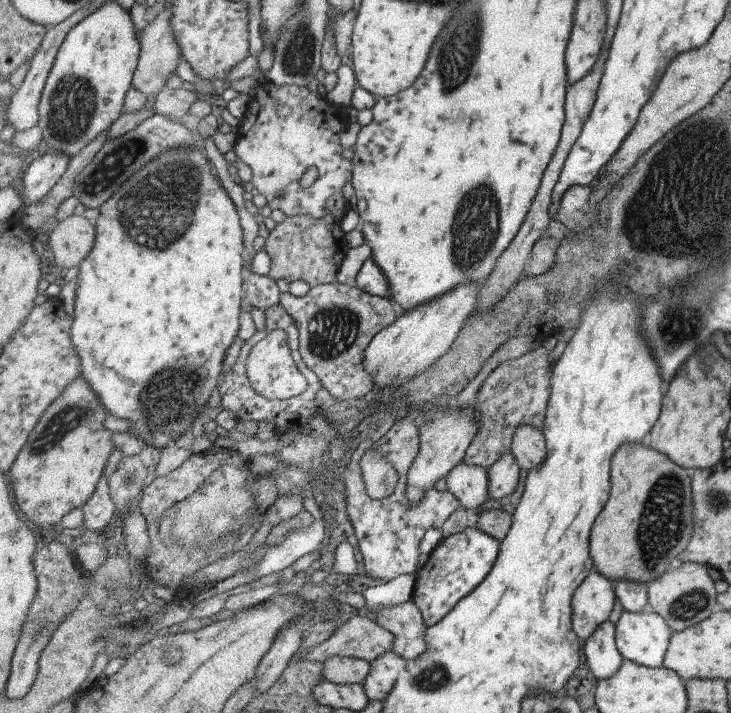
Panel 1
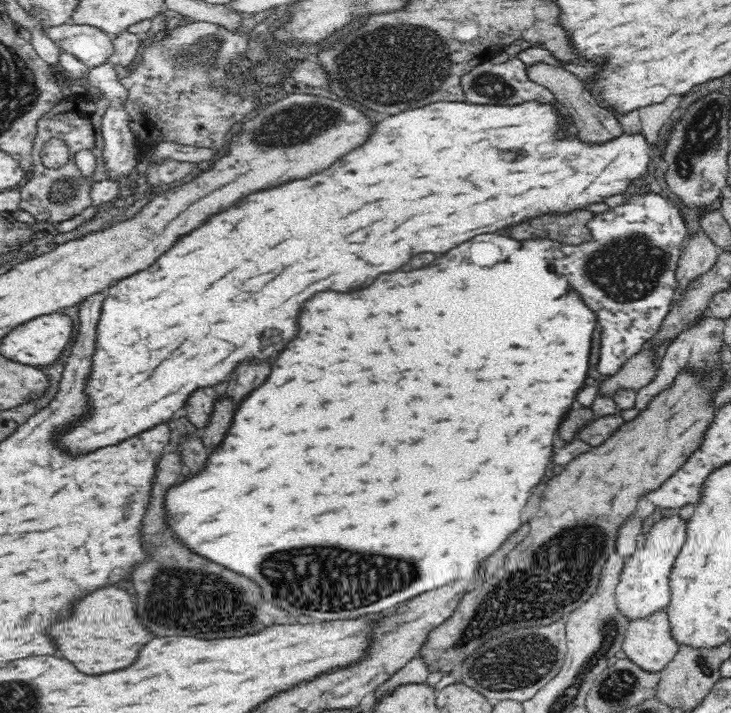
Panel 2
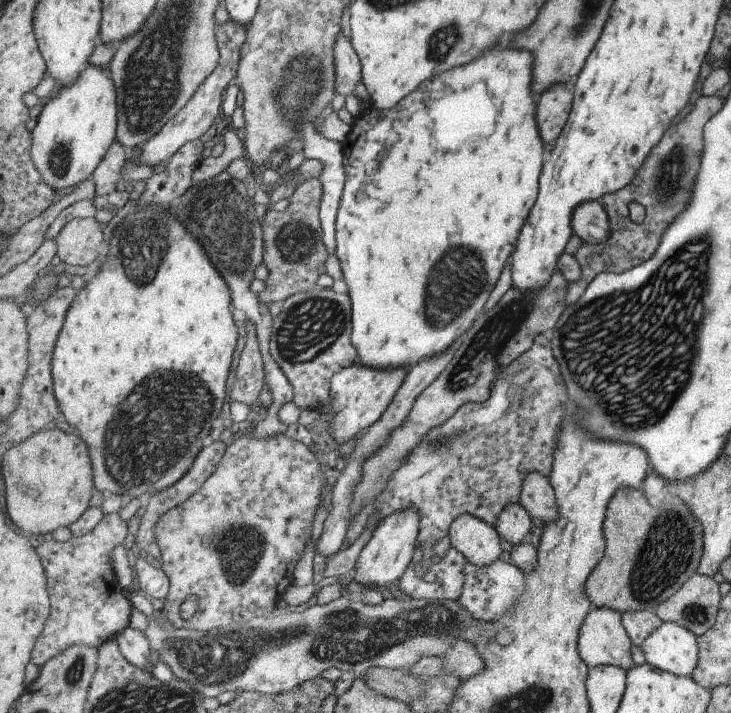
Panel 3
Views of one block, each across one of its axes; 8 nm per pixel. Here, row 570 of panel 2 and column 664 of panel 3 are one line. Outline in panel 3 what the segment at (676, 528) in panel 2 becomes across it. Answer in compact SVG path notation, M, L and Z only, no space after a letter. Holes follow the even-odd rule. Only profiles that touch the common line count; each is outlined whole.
M661 622L643 644L645 662L673 674L690 677L697 668L697 635L676 622Z

